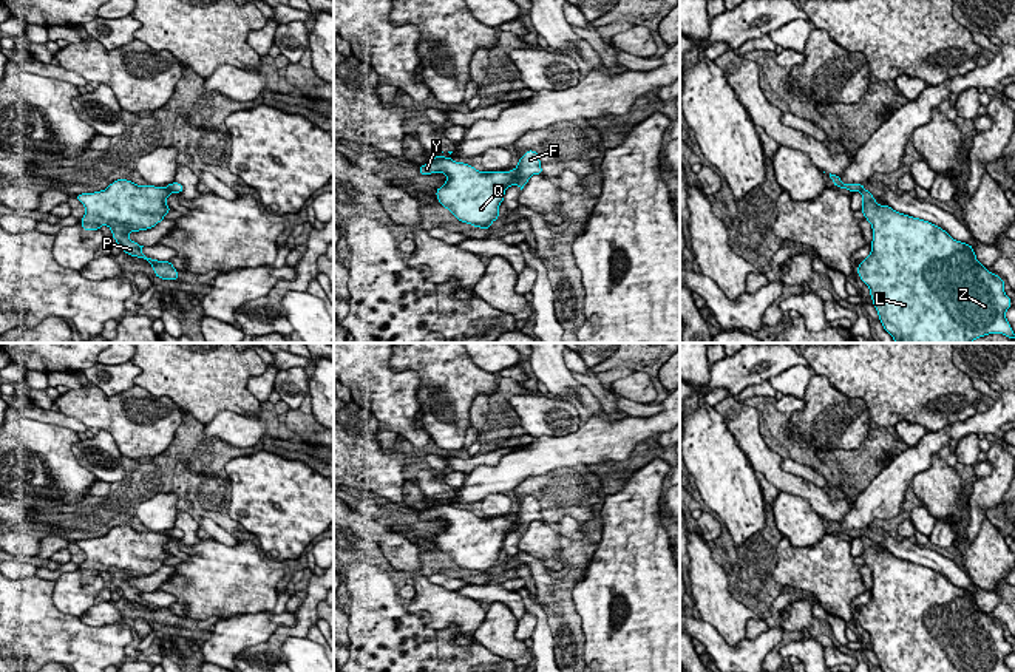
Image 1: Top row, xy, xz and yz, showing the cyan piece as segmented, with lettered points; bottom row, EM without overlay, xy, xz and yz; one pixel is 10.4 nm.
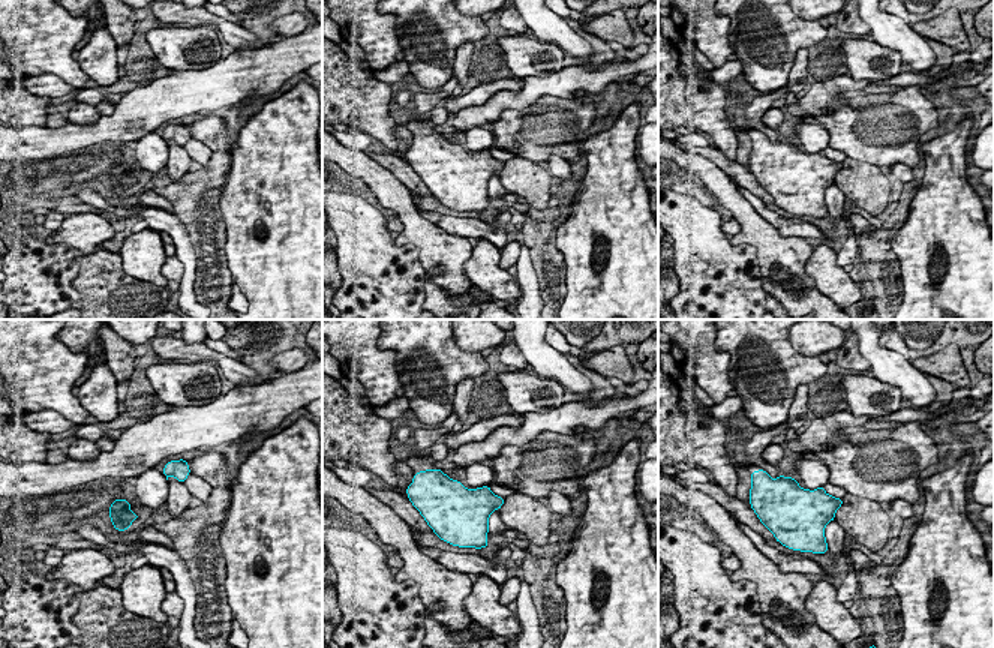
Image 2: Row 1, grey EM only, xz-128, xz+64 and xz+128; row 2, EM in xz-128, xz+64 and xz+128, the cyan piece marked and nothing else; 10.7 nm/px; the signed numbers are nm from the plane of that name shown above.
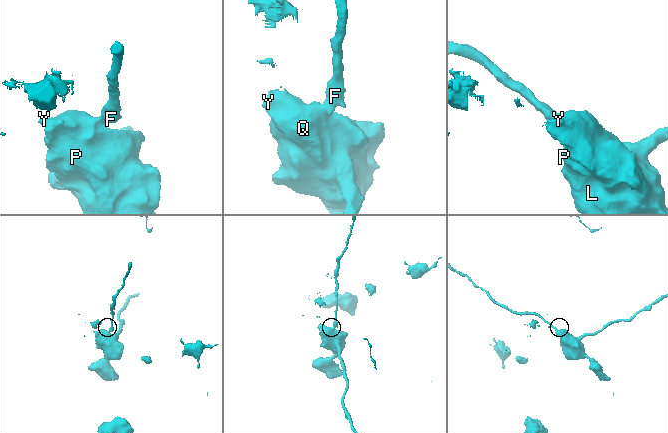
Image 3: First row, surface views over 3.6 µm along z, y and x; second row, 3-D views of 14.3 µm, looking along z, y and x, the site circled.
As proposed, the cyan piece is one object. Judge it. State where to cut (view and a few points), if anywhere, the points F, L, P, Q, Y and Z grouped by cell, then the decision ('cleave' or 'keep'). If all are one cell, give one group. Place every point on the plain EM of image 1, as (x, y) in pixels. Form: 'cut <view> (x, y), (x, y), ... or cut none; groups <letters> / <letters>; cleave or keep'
cut xz (510, 518), (518, 530); groups F / L P Q Y Z; cleave

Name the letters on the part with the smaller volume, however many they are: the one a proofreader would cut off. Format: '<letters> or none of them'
F

